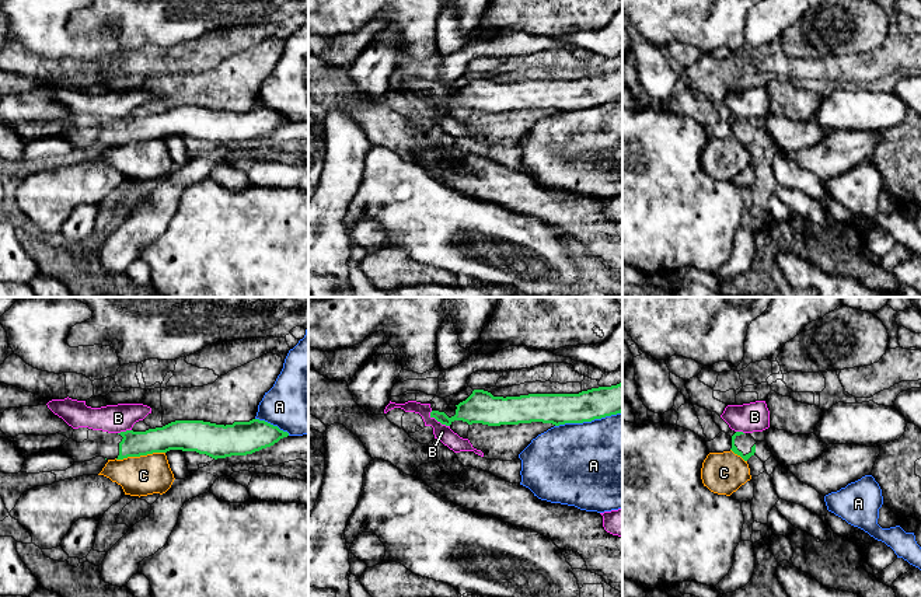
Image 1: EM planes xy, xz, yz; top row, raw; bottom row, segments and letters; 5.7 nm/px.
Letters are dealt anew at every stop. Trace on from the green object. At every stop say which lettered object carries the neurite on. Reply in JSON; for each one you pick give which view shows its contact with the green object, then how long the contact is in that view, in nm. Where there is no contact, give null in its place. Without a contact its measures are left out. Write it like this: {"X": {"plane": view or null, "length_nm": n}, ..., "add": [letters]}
{"add": []}

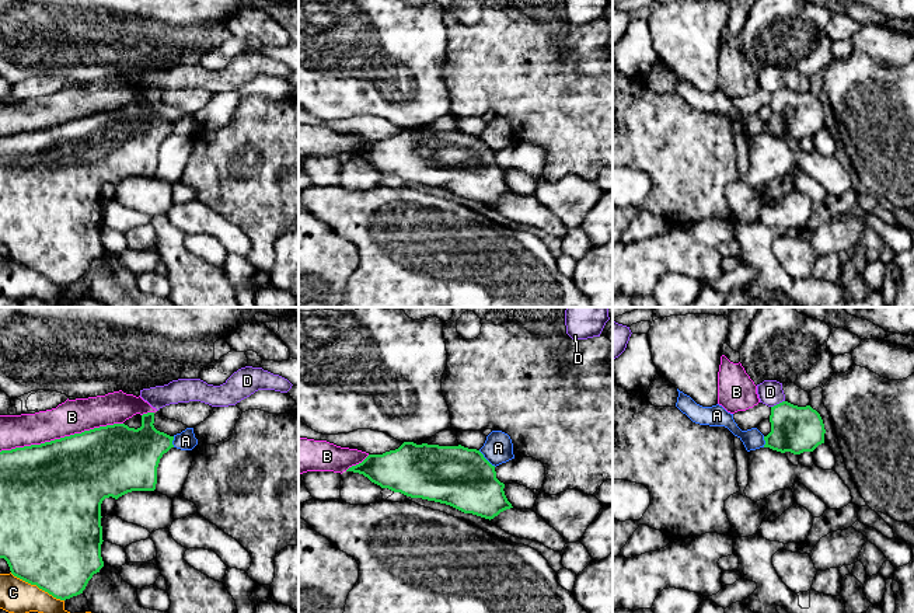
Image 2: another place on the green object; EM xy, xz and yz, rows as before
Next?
{"D": {"plane": "yz", "length_nm": 90}, "add": ["D"]}

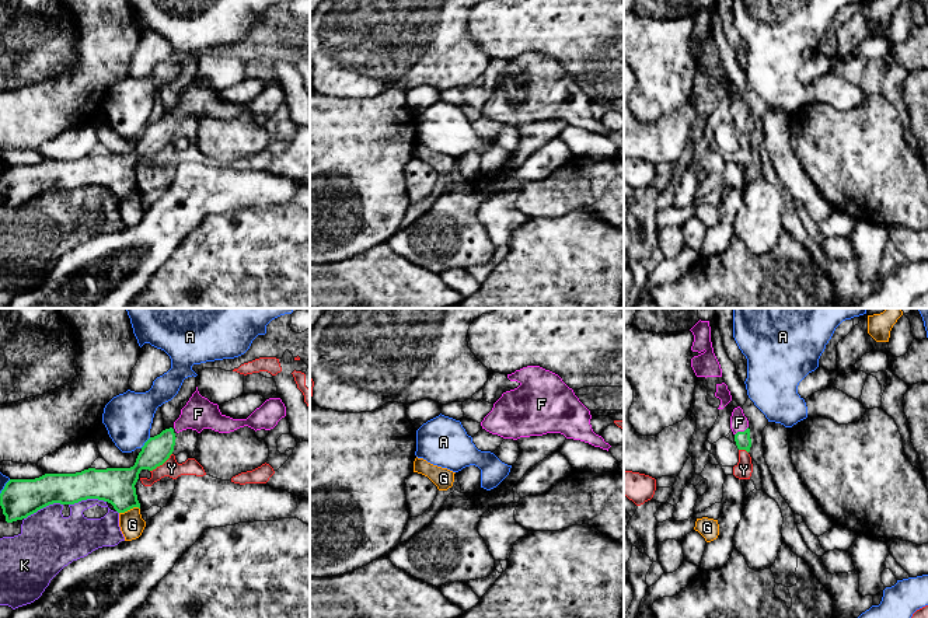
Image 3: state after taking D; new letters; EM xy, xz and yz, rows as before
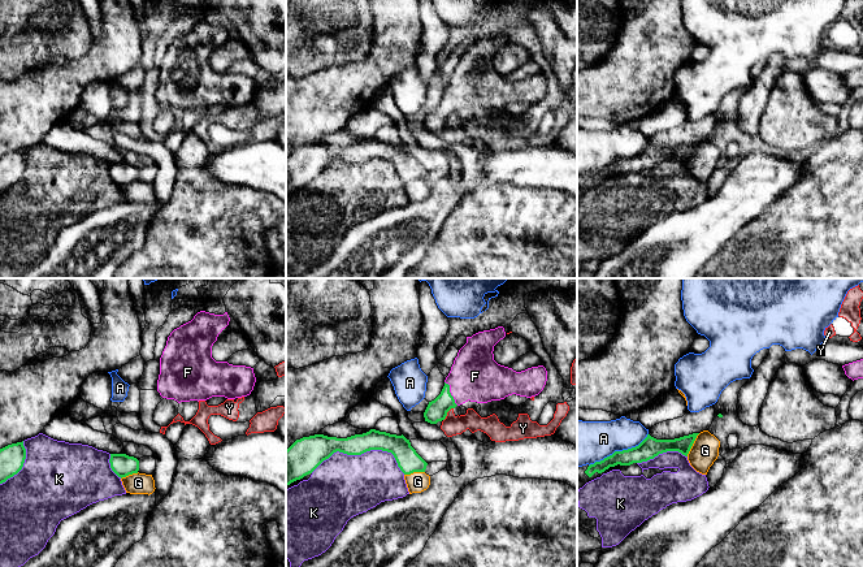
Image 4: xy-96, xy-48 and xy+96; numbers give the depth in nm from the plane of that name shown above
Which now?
{"F": {"plane": "yz", "length_nm": 90}, "add": ["F"]}

